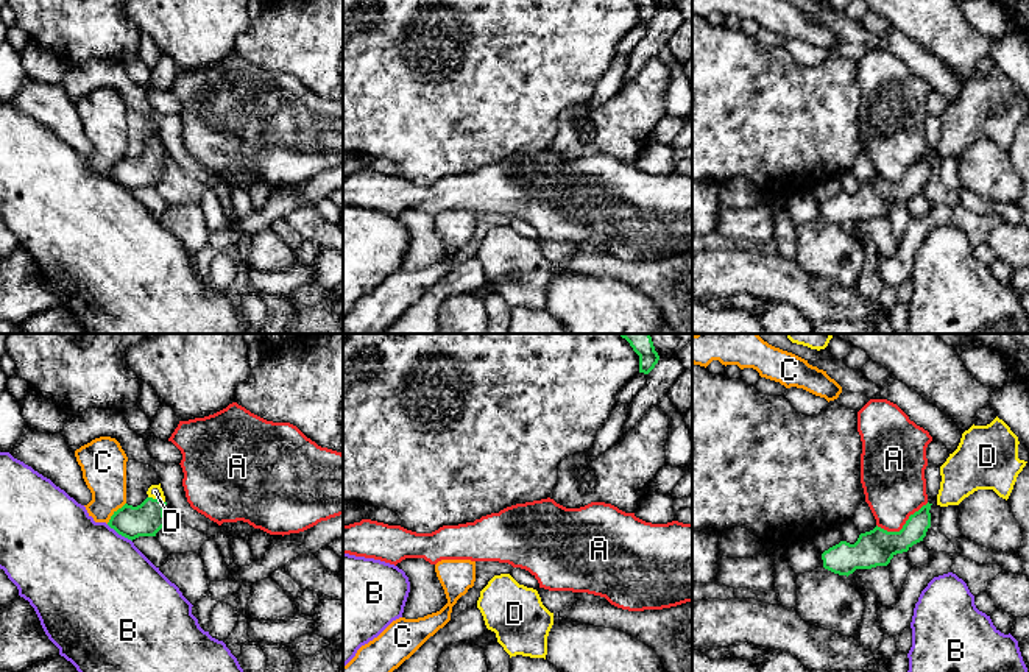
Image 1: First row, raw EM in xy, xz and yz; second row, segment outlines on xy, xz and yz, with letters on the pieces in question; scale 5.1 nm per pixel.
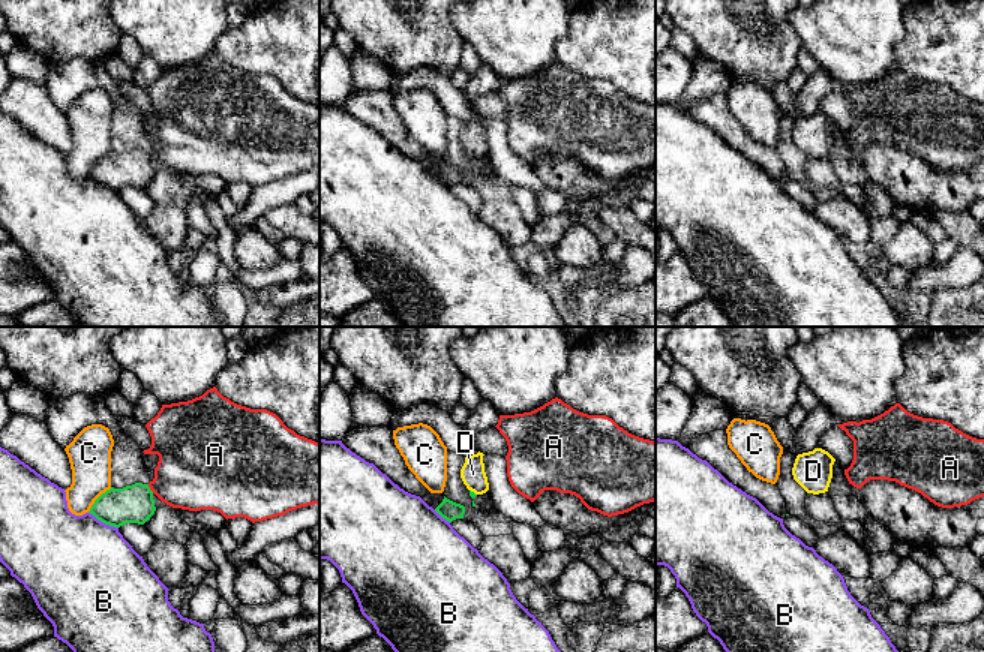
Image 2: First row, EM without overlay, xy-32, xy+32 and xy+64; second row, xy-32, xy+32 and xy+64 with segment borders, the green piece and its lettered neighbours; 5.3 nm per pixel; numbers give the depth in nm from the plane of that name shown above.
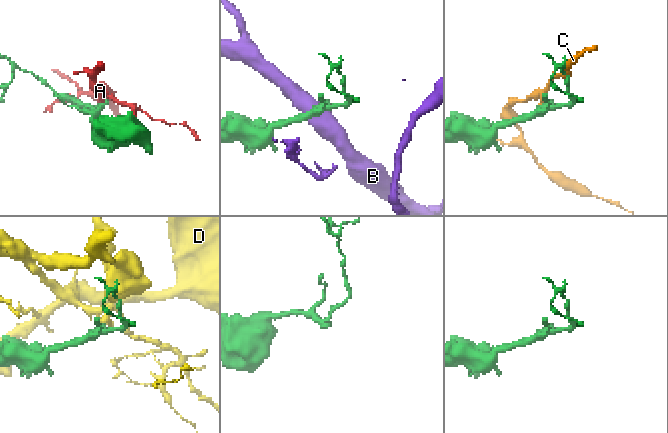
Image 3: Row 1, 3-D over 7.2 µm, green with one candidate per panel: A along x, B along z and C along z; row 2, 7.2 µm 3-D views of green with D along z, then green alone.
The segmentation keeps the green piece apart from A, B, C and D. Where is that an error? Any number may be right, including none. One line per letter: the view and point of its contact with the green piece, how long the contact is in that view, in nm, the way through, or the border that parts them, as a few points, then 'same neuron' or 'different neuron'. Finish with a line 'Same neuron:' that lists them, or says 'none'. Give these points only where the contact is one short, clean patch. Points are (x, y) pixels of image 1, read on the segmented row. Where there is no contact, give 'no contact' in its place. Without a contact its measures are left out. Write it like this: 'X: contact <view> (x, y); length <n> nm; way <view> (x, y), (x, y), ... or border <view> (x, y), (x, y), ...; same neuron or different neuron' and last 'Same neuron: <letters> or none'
A: contact yz (903, 526); length 300 nm; different neuron
B: contact xy (119, 534); length 160 nm; different neuron
C: contact xy (114, 513); length 150 nm; different neuron
D: contact xy (156, 499); length 90 nm; way xy (145, 519), (156, 499), (155, 491); same neuron
Same neuron: D

